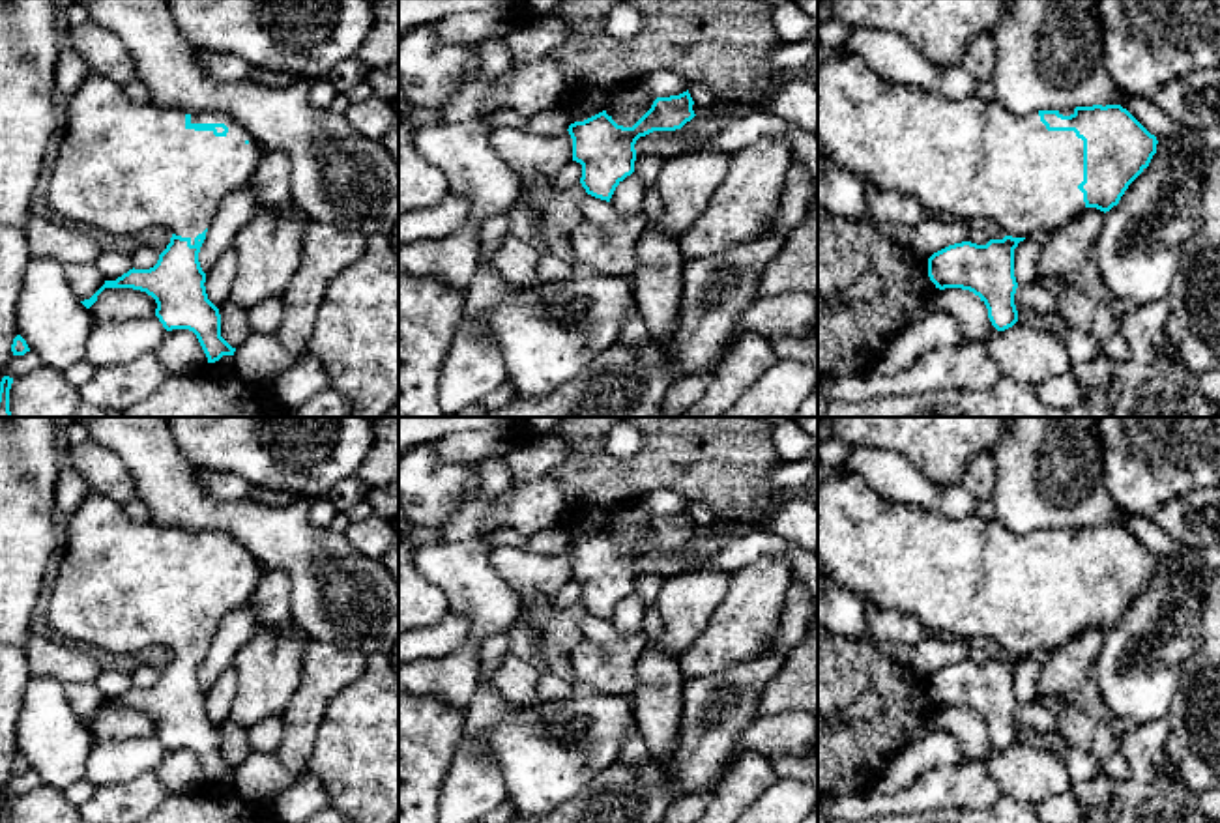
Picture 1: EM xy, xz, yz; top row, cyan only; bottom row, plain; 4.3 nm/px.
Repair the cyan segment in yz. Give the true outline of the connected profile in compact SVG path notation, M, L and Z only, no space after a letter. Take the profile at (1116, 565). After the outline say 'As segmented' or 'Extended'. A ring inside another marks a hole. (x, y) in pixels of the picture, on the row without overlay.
M821 473L818 477L818 557L823 572L863 602L868 600L881 610L911 615L932 636L990 638L1001 647L1003 658L990 658L986 664L962 660L928 677L928 696L936 707L962 707L979 715L997 750L1018 741L1014 724L1018 707L1014 668L1018 662L1035 653L1053 651L1087 627L1110 630L1149 585L1158 563L1156 556L1121 524L1037 529L1014 535L997 520L986 522L975 514L958 520L928 509L887 501L855 473Z. Extended

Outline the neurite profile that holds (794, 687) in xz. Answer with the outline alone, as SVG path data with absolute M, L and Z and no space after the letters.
M818 615L806 638L790 651L782 670L765 686L758 716L806 711L818 720Z

